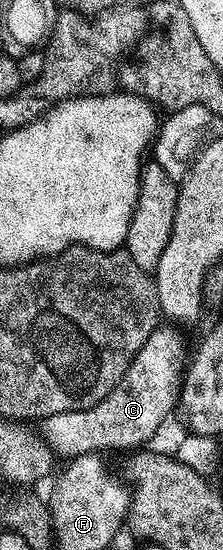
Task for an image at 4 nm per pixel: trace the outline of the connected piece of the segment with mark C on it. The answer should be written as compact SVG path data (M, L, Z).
M159 325L151 333L151 337L147 337L147 341L143 341L143 349L139 349L135 353L133 361L135 365L129 368L117 387L111 389L111 393L107 393L107 397L103 397L103 401L99 401L87 409L55 413L40 420L39 435L54 456L62 455L62 460L68 461L80 455L96 455L106 453L105 451L132 452L134 449L148 444L145 442L164 425L165 418L171 413L174 414L177 399L181 395L181 381L187 366L184 337L173 327Z

